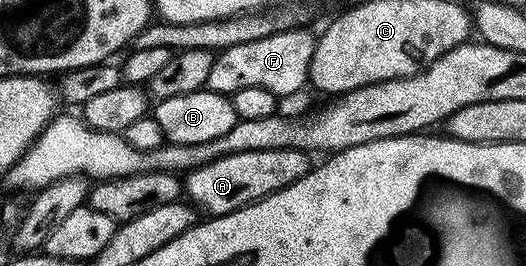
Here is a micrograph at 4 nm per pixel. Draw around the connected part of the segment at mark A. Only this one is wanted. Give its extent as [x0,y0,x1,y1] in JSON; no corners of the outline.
[185,149,313,217]

